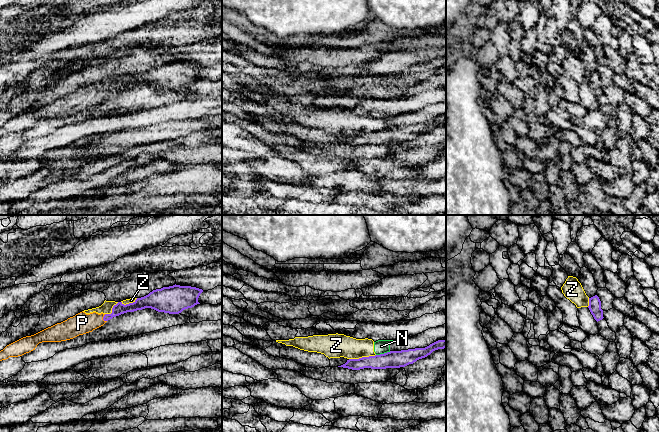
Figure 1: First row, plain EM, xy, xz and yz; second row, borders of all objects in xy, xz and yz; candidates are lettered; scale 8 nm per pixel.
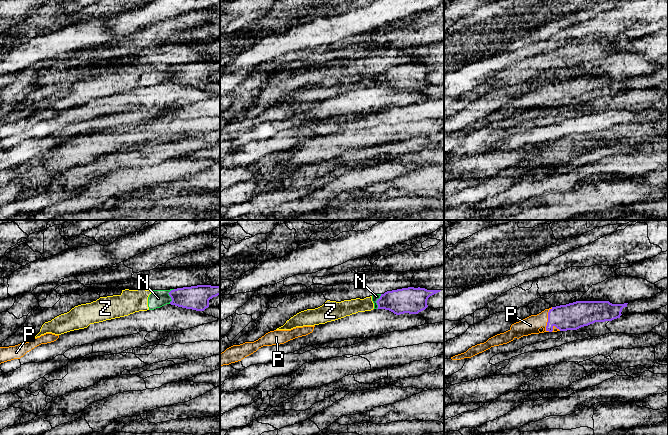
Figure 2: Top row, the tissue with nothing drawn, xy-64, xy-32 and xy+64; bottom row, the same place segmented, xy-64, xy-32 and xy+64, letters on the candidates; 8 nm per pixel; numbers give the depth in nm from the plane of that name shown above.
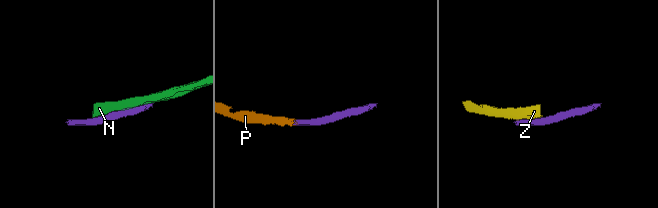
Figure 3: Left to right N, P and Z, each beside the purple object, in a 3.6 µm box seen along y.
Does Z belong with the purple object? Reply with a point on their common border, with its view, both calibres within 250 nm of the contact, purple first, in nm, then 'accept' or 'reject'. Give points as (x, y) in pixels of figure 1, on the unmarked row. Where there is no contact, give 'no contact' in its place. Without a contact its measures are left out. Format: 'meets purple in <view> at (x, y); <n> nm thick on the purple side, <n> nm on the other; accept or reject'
meets purple in xz at (362, 133); 140 nm thick on the purple side, 190 nm on the other; reject

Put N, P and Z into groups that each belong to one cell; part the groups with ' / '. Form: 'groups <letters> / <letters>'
groups N Z / P

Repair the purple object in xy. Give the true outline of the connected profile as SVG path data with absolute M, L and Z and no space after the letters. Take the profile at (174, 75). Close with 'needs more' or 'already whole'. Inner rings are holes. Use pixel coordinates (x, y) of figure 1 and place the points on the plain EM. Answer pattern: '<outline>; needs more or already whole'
M175 60L153 66L148 71L137 74L133 79L124 81L122 78L118 78L113 82L111 90L96 88L86 90L82 87L61 99L7 121L0 127L0 137L29 129L42 118L61 118L92 108L113 93L127 88L151 84L158 88L179 90L185 85L200 80L198 74L202 68L202 65L196 63Z; needs more

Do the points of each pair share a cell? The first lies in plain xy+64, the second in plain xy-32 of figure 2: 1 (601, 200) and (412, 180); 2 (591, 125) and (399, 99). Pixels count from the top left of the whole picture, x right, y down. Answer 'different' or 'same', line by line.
1: same
2: different

